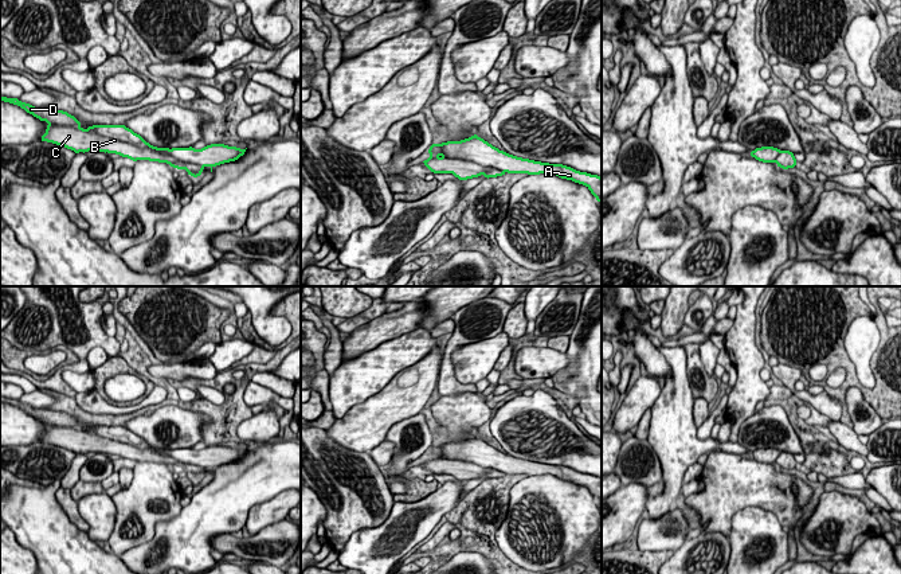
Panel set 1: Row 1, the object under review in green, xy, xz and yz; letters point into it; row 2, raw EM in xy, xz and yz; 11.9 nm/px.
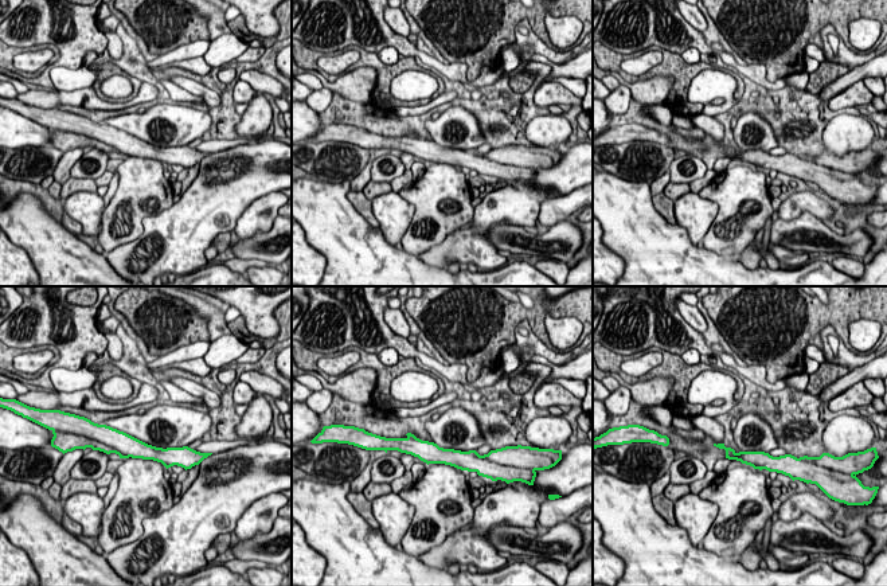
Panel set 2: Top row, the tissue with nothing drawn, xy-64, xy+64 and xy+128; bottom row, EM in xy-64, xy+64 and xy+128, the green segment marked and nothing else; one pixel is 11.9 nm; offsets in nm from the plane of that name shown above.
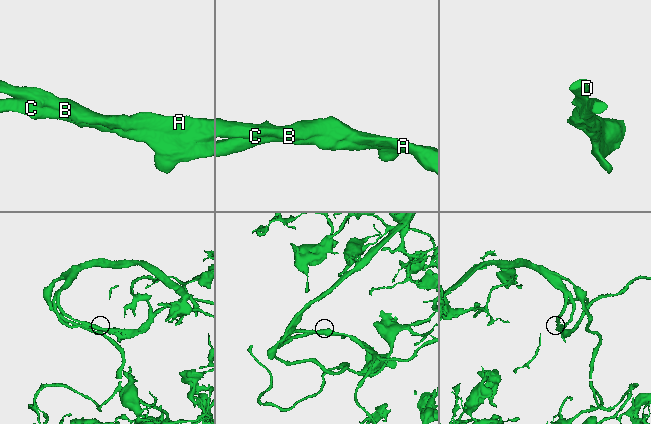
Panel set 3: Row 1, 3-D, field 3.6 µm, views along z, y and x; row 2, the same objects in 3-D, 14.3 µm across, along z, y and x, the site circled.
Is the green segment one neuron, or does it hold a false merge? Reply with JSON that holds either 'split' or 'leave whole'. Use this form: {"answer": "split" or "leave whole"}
{"answer": "leave whole"}

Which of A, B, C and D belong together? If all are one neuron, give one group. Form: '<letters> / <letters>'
A B C D

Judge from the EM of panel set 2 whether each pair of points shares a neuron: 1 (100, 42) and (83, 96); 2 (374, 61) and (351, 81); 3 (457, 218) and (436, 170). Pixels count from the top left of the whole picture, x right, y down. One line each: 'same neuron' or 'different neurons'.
1: different neurons
2: different neurons
3: same neuron

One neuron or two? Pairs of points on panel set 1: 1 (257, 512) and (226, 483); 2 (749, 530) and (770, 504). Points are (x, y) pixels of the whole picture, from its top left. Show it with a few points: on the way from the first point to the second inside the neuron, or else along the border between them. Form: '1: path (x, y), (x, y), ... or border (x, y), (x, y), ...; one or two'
1: border (281, 492), (257, 503), (250, 510), (245, 524); two
2: border (764, 508), (775, 515), (782, 527); two

